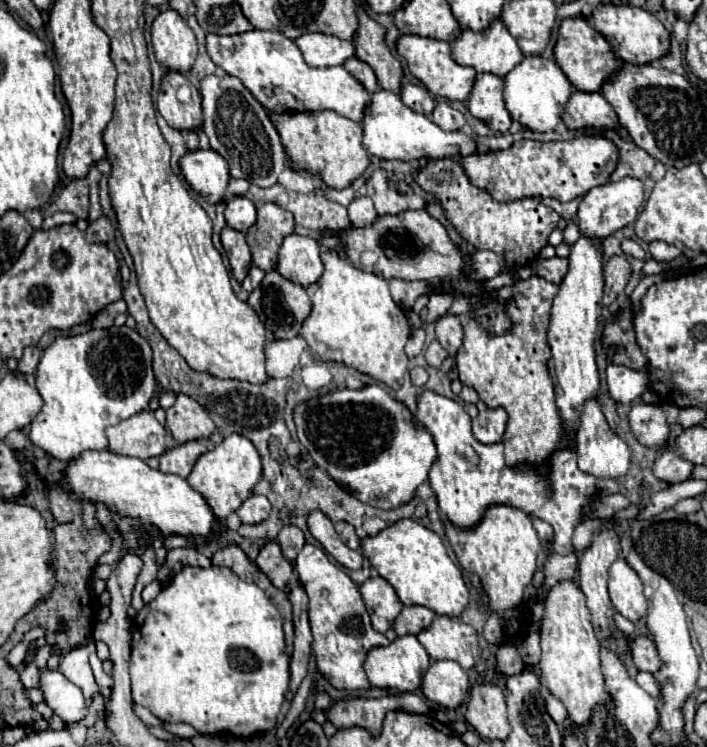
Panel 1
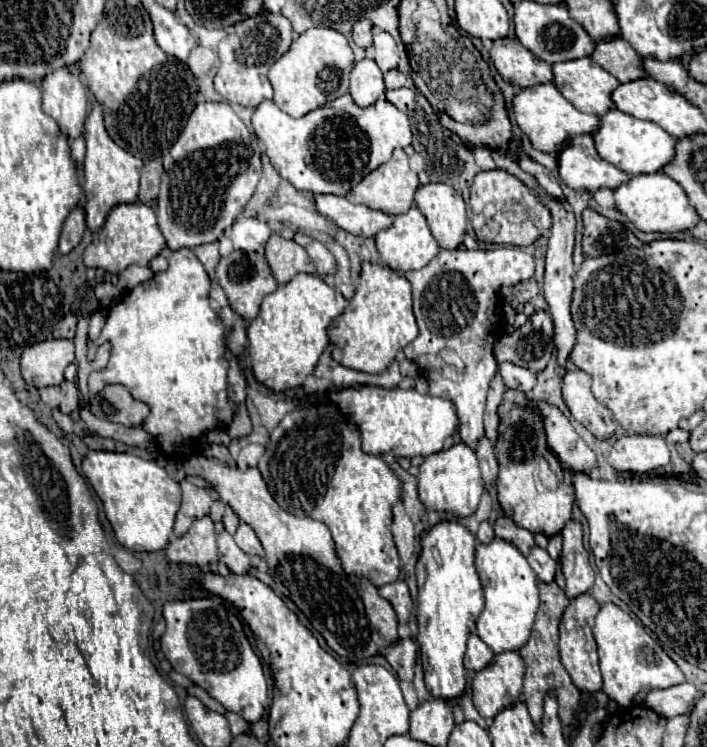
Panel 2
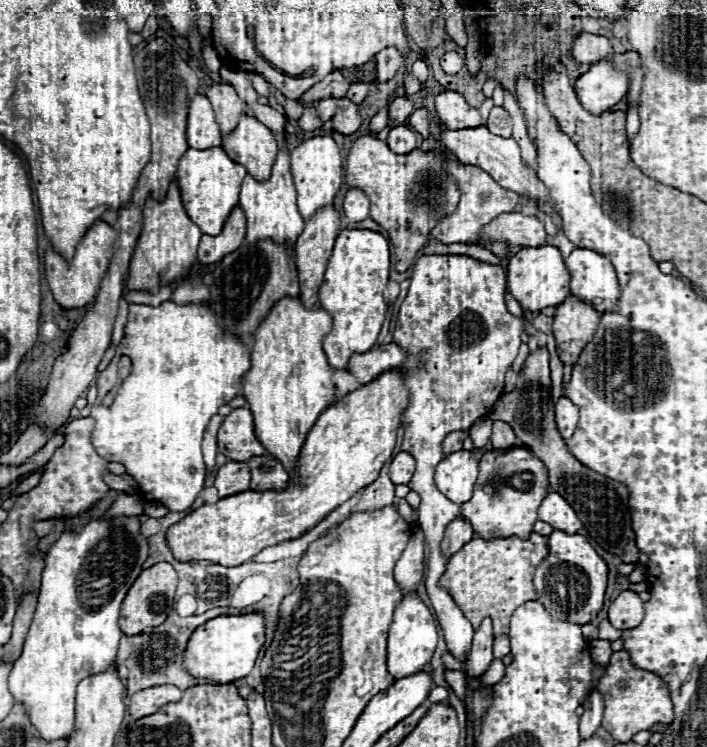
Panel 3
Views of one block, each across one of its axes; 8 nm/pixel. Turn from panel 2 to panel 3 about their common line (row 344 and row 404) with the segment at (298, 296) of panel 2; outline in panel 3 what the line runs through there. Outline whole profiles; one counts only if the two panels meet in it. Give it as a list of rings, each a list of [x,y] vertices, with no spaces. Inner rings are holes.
[[[284,296],[254,332],[252,368],[244,376],[244,398],[254,414],[258,440],[282,462],[292,478],[300,448],[312,424],[334,398],[332,368],[322,350],[322,338],[330,330],[332,316],[324,308],[306,308],[300,298]]]

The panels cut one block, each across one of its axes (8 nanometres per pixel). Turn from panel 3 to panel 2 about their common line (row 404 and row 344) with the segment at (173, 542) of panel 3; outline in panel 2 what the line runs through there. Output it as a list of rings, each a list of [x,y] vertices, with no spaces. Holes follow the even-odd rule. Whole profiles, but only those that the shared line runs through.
[[[366,262],[360,272],[356,294],[344,312],[328,326],[332,358],[346,368],[380,374],[392,364],[396,352],[408,346],[416,336],[418,326],[412,312],[410,282],[390,268]]]

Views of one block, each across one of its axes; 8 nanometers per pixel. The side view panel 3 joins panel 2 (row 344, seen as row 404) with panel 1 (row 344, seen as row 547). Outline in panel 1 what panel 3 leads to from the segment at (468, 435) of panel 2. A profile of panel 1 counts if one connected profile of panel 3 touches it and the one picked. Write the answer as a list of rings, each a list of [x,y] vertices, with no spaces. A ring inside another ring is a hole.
[[[434,340],[434,342],[430,342],[430,346],[426,348],[426,362],[428,362],[428,366],[434,366],[434,368],[440,368],[442,366],[442,362],[446,360],[446,350],[440,346],[440,342],[438,340]]]

